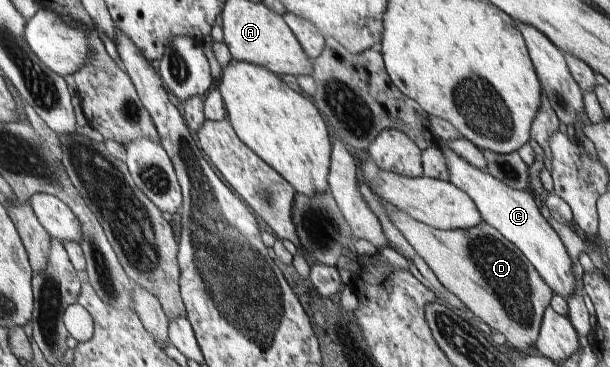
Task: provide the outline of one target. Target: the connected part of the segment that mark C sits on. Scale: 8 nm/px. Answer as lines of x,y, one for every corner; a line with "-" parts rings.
438,141
438,147
447,159
449,181
471,196
472,201
479,208
482,221
496,228
509,242
522,251
554,293
561,295
564,299
570,297
578,289
572,269
573,263
556,231
540,214
537,196
531,190
515,190
498,178
492,177
490,172
474,167
447,148
443,141

